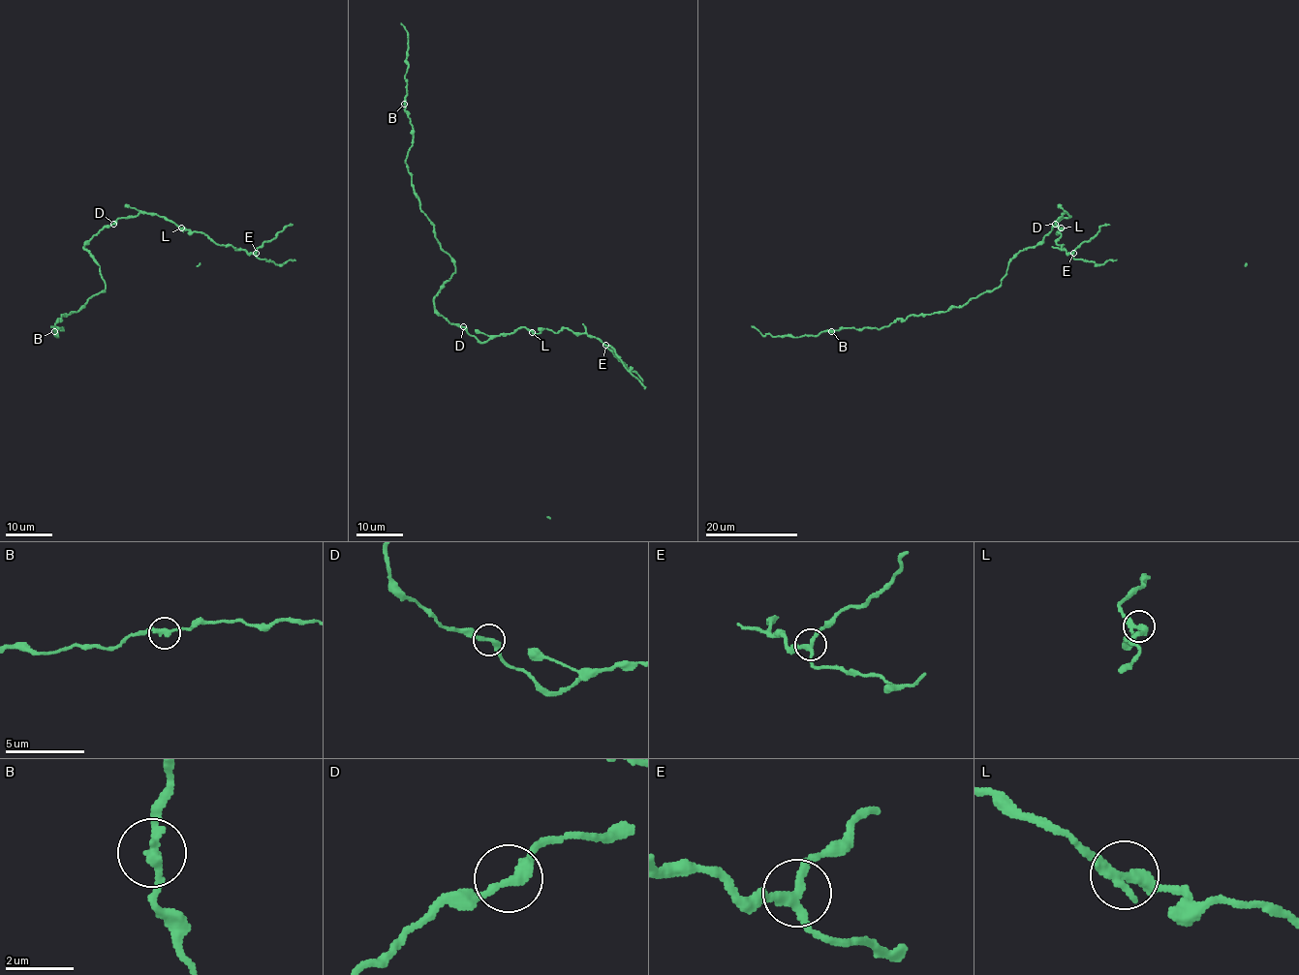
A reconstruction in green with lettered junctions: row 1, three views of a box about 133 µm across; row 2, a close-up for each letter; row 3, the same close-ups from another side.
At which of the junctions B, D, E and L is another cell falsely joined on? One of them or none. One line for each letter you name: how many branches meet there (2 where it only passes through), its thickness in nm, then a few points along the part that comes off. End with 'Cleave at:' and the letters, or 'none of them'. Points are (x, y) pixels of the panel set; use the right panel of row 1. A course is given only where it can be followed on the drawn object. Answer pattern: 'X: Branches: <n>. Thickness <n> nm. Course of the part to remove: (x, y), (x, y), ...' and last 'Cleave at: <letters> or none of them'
E: Branches: 3. Thickness 240 nm. Course of the part to remove: (1073, 252), (1095, 236), (1101, 226), (1109, 225)
Cleave at: E

